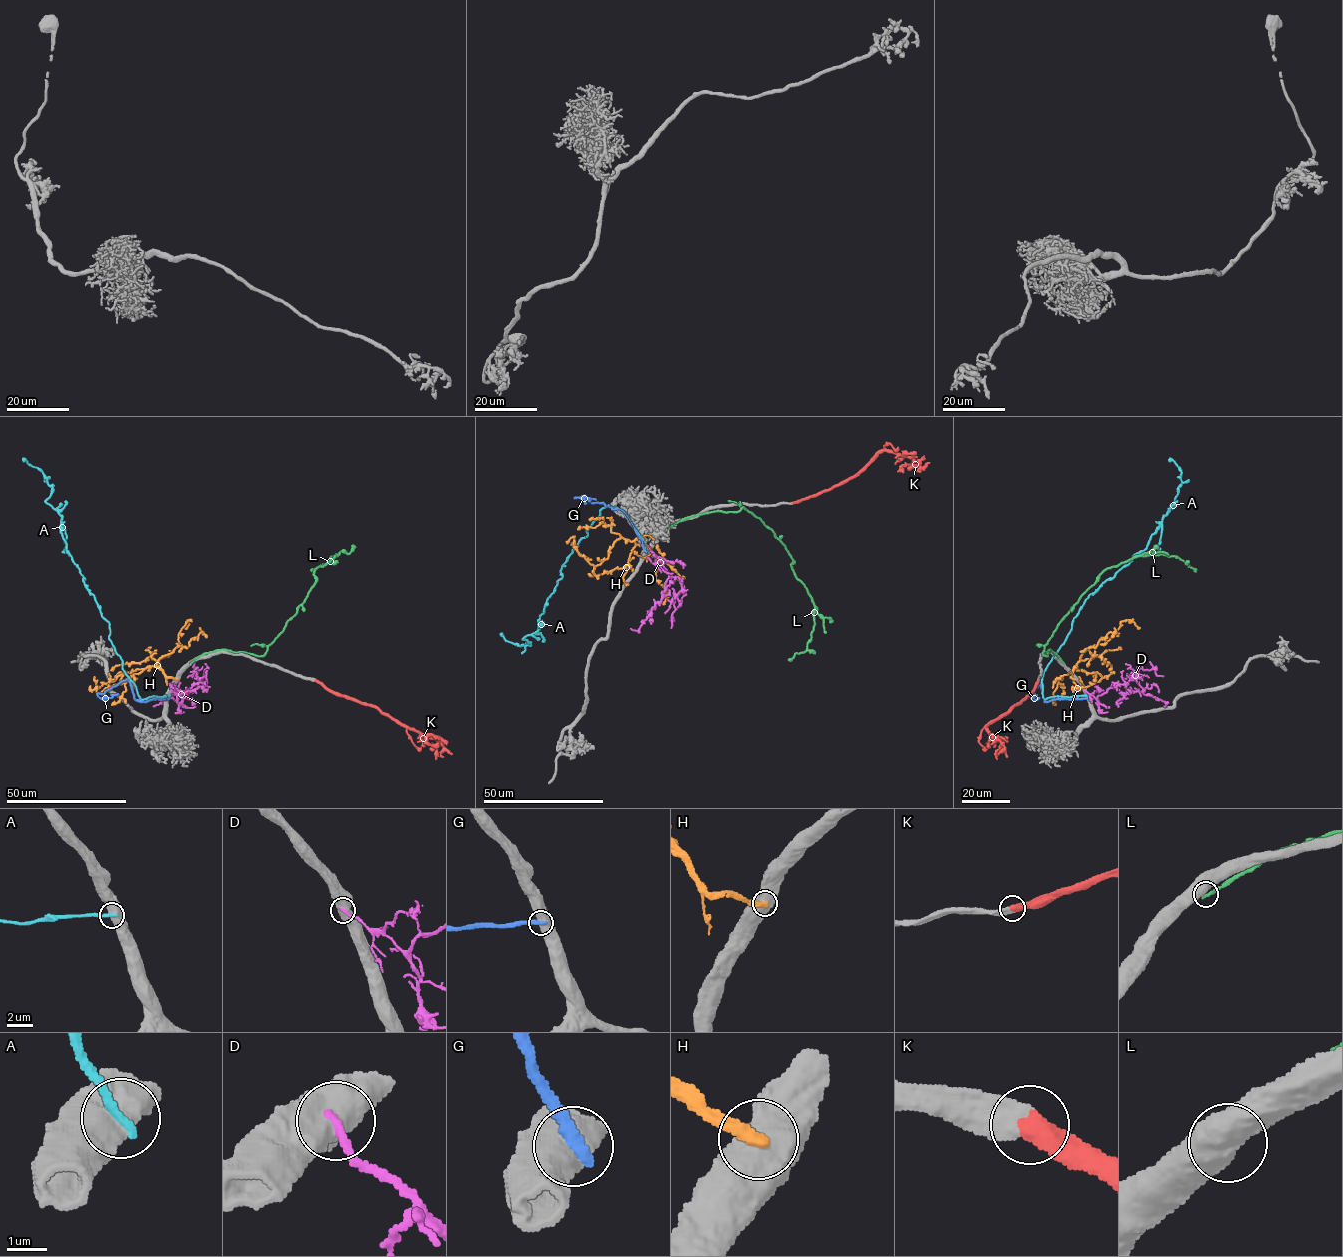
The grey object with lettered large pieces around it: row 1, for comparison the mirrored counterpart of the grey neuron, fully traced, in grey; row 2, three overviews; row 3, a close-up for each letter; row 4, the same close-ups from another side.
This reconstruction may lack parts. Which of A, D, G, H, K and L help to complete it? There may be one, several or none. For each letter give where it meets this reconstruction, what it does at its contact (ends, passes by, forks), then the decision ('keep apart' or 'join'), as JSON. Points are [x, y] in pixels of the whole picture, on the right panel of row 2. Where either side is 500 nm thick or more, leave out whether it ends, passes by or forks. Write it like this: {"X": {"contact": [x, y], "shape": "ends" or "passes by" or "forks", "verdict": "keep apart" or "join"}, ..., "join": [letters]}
{"A": {"contact": [1086, 695], "verdict": "keep apart"}, "D": {"contact": [1084, 690], "verdict": "keep apart"}, "G": {"contact": [1087, 698], "verdict": "keep apart"}, "H": {"contact": [1075, 679], "verdict": "keep apart"}, "K": {"contact": [1038, 680], "verdict": "join"}, "L": {"contact": [1063, 663], "verdict": "keep apart"}, "join": ["K"]}

